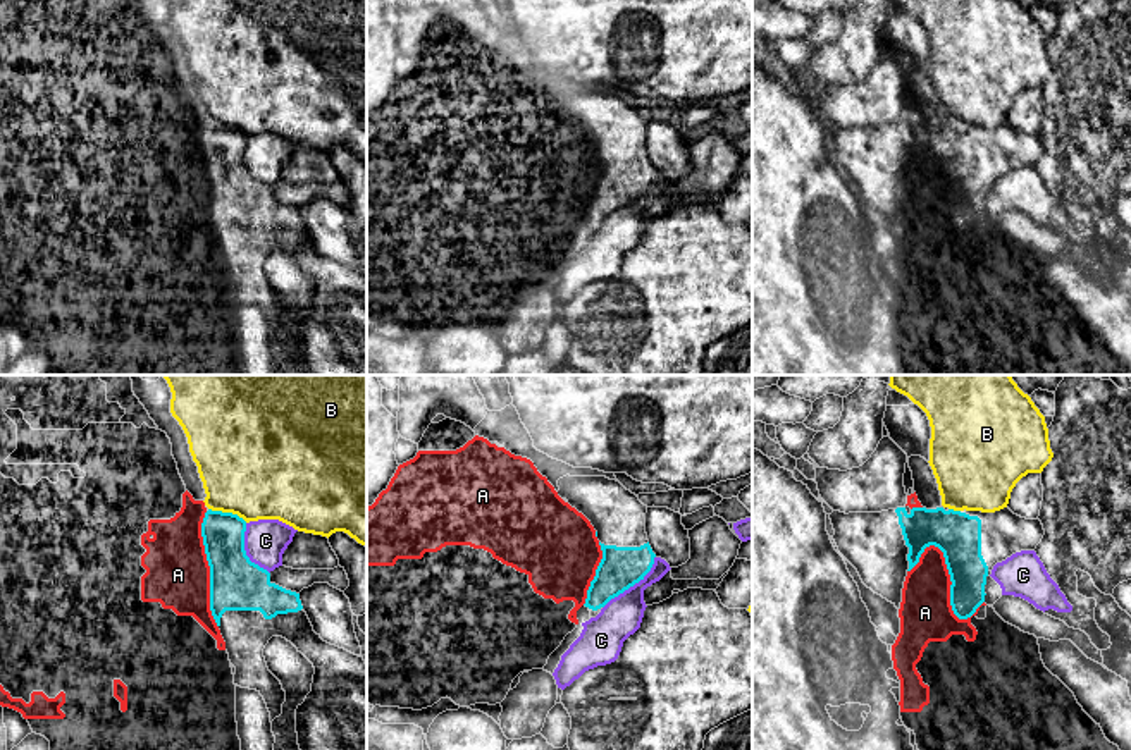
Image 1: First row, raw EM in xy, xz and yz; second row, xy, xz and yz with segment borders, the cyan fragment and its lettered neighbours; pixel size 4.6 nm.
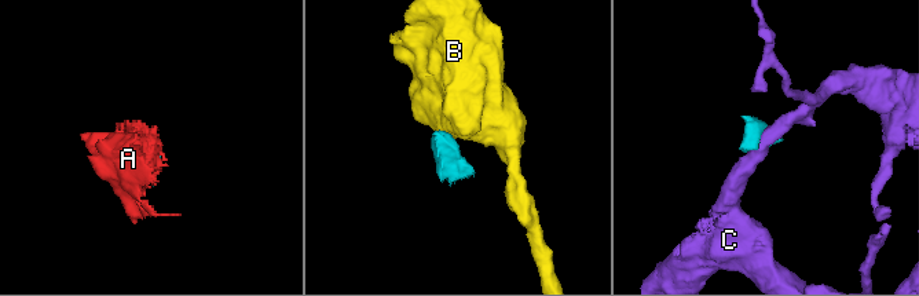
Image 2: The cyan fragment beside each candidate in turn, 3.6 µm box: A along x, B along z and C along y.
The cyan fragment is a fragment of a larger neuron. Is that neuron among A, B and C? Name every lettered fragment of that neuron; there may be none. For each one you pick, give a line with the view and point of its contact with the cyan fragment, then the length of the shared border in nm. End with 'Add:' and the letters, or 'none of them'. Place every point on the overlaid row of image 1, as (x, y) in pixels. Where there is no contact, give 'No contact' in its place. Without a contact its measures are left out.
Add: none of them

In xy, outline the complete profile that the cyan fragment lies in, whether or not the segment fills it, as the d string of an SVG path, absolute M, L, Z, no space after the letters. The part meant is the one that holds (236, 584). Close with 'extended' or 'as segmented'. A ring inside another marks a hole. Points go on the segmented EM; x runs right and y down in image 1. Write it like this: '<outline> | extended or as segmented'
M205 513L201 537L210 566L210 611L226 642L231 664L236 667L234 685L256 690L270 712L270 722L282 714L286 692L281 681L269 671L263 649L272 636L291 642L315 667L312 692L296 709L296 733L300 750L367 750L367 662L344 649L331 645L313 631L303 611L300 593L270 581L270 573L251 562L244 550L246 521L232 513Z | extended

